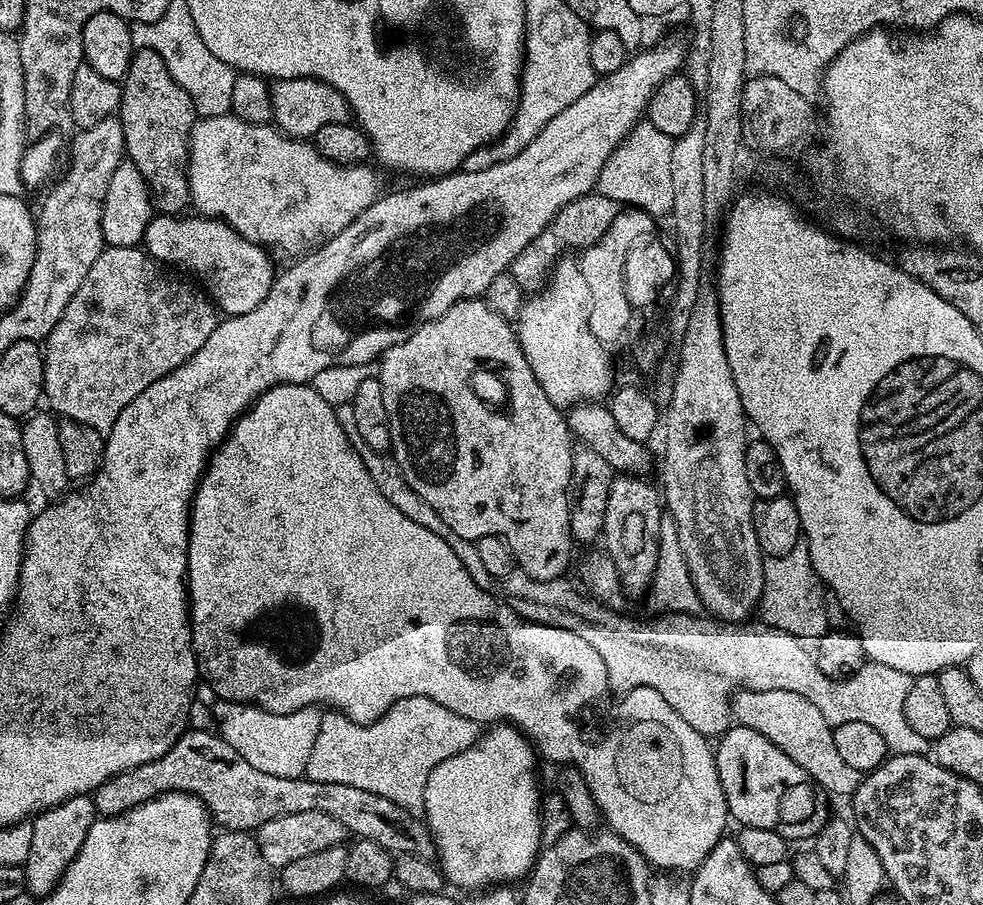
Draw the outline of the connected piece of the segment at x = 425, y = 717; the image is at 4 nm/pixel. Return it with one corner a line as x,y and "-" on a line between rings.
425,696
402,698
394,702
394,706
390,706
382,718
369,724
359,724
346,718
346,714
328,710
322,715
322,727
318,729
304,774
314,782
338,782
341,786
358,786
358,790
370,790
370,794
382,794
382,798
390,798
390,802
398,802
398,806
419,813
424,806
426,782
434,766
472,747
481,735
481,725
470,718
462,718
462,714
454,714
454,710
446,710
446,706

